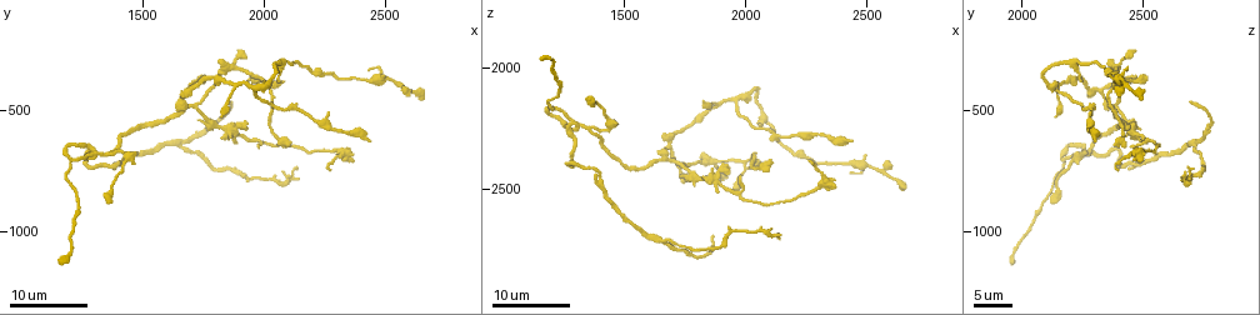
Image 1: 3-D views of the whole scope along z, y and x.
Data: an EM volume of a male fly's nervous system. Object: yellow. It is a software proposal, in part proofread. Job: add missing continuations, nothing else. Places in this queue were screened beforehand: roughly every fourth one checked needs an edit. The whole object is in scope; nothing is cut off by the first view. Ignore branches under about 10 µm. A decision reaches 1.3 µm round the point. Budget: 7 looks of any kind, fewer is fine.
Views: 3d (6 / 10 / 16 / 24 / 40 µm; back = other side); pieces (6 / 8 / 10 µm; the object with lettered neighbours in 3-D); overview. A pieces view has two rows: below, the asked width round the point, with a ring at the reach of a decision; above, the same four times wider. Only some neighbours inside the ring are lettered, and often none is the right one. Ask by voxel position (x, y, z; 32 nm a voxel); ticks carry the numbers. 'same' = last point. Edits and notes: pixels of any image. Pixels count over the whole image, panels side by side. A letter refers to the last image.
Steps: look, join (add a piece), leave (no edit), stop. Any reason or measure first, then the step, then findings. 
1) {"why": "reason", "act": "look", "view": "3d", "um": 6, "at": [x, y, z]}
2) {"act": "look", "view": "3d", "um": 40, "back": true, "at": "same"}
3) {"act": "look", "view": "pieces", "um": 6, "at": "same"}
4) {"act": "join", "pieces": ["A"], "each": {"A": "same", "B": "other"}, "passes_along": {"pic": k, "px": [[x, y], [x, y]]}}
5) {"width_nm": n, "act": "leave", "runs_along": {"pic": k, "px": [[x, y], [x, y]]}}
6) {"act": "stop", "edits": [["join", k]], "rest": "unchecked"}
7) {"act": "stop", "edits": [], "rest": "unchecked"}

{"why": "free end", "act": "look", "view": "3d", "um": 24, "at": [1930, 550, 2400]}

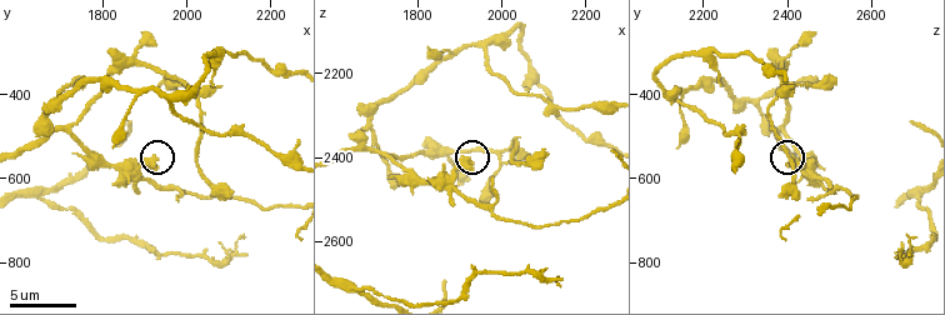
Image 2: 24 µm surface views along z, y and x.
{"why": "see the neighbours", "act": "look", "view": "pieces", "um": 6, "at": [1930, 560, 2415]}

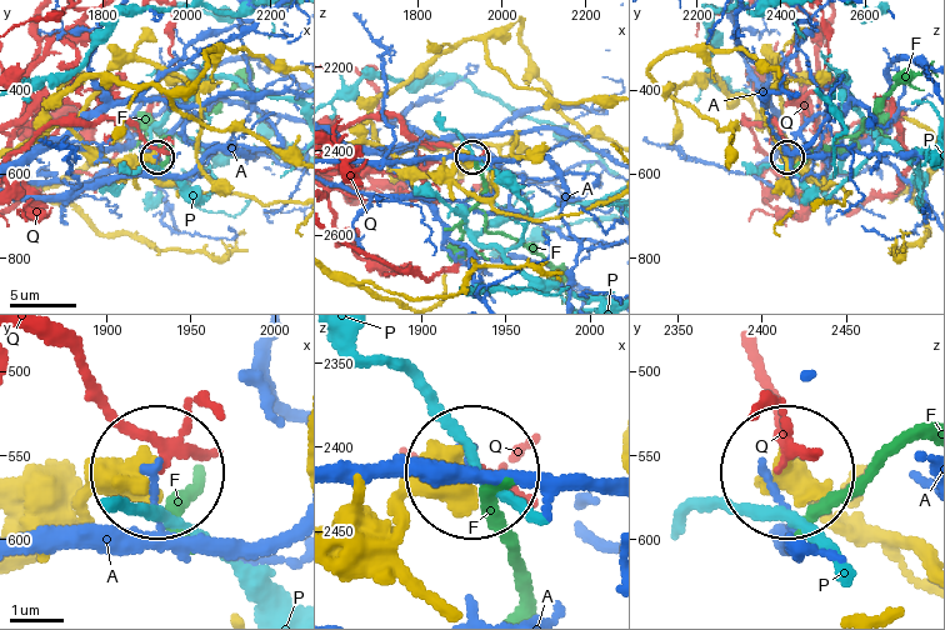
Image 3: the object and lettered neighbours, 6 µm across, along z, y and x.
{"act": "leave", "each": {"A": "other", "F": "other", "P": "other", "Q": "other"}, "found": "no lettered piece goes on from it"}

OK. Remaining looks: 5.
{"why": "free end", "act": "look", "view": "pieces", "um": 8, "at": [1865, 460, 2695]}

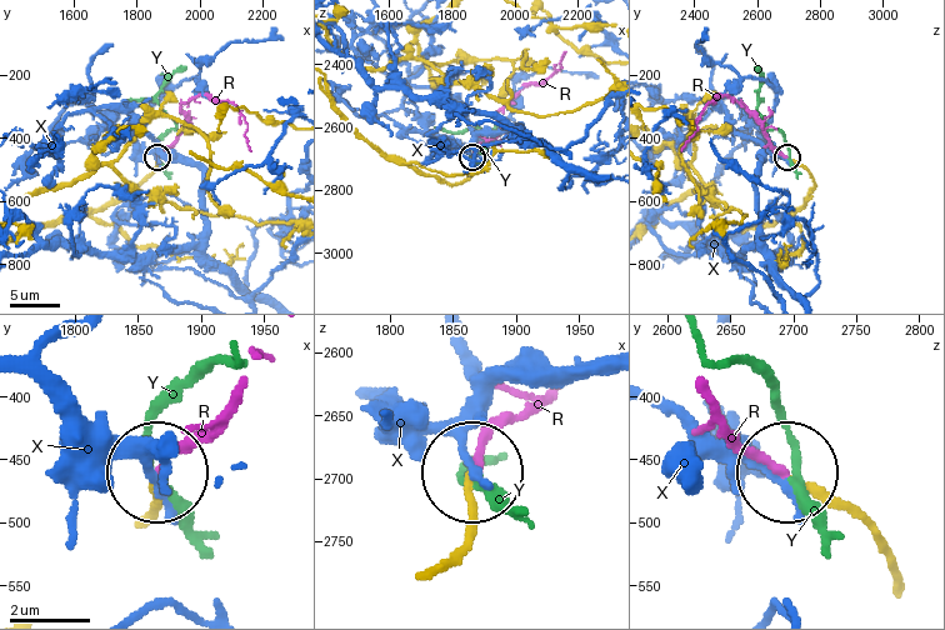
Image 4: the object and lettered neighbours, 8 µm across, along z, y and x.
{"act": "join", "pieces": ["R"], "each": {"R": "same", "X": "other", "Y": "other"}, "passes_along": {"pic": 4, "px": [[443, 566], [474, 526], [476, 455], [544, 395]]}, "found": "it goes on there"}

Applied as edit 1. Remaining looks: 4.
{"act": "look", "view": "3d", "um": 10, "at": [1825, 530, 2135]}

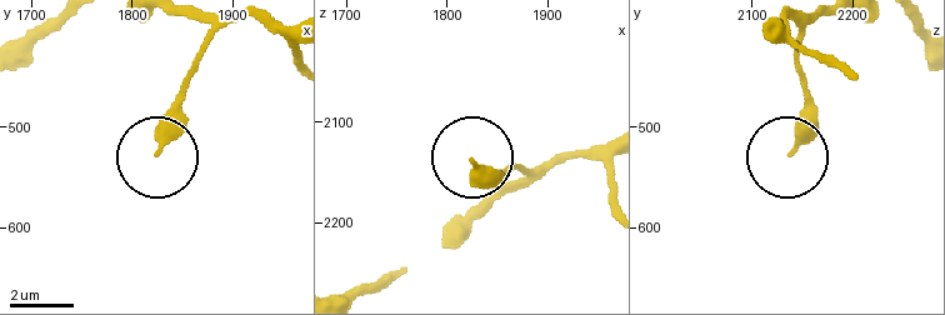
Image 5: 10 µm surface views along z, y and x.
{"act": "look", "view": "pieces", "um": 6, "at": [1828, 522, 2142]}

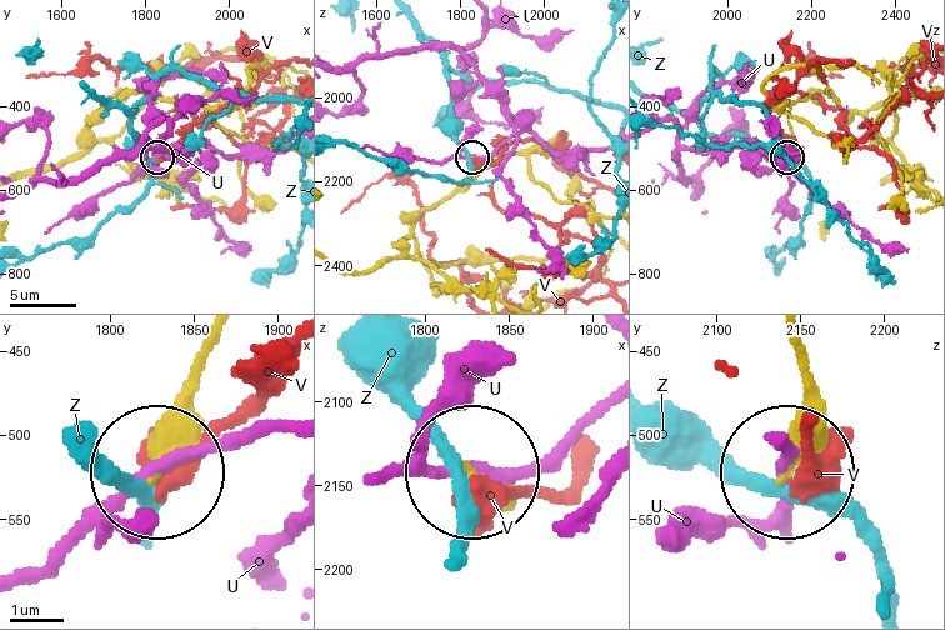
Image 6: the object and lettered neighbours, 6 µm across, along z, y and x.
{"act": "leave", "each": {"U": "other", "V": "other", "Z": "other"}, "runs_along": {"pic": 6, "px": [[216, 338], [189, 431], [158, 468]]}, "found": "no lettered piece goes on from it"}

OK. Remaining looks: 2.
{"why": "an open end", "act": "look", "view": "3d", "um": 16, "at": [1170, 670, 2180]}

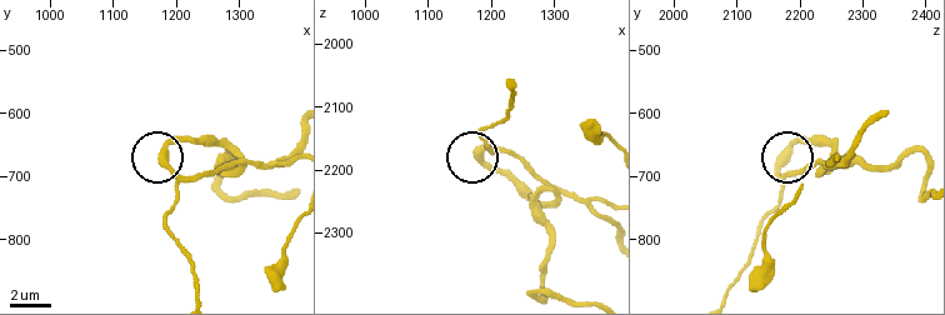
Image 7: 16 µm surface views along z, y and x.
{"act": "look", "view": "pieces", "um": 6, "at": [1175, 670, 2175]}

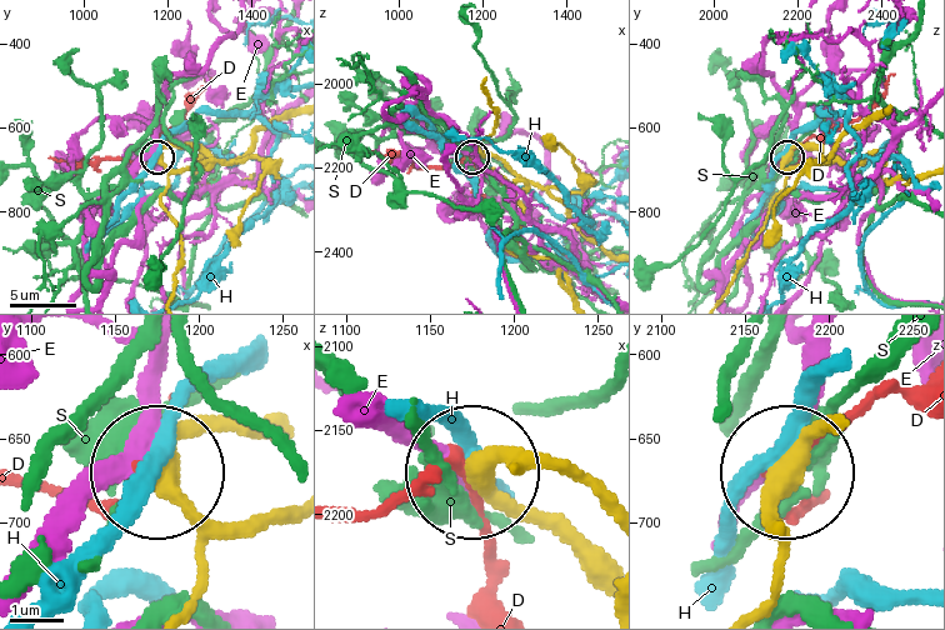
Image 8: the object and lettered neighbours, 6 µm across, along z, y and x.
{"act": "leave", "each": {"D": "other", "E": "other", "H": "other", "S": "other"}, "runs_along": {"pic": 8, "px": [[598, 580], [481, 481]]}, "found": "no lettered piece goes on from it"}

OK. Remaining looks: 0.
{"act": "stop", "edits": [["join", 4]], "rest": "unchecked"}

